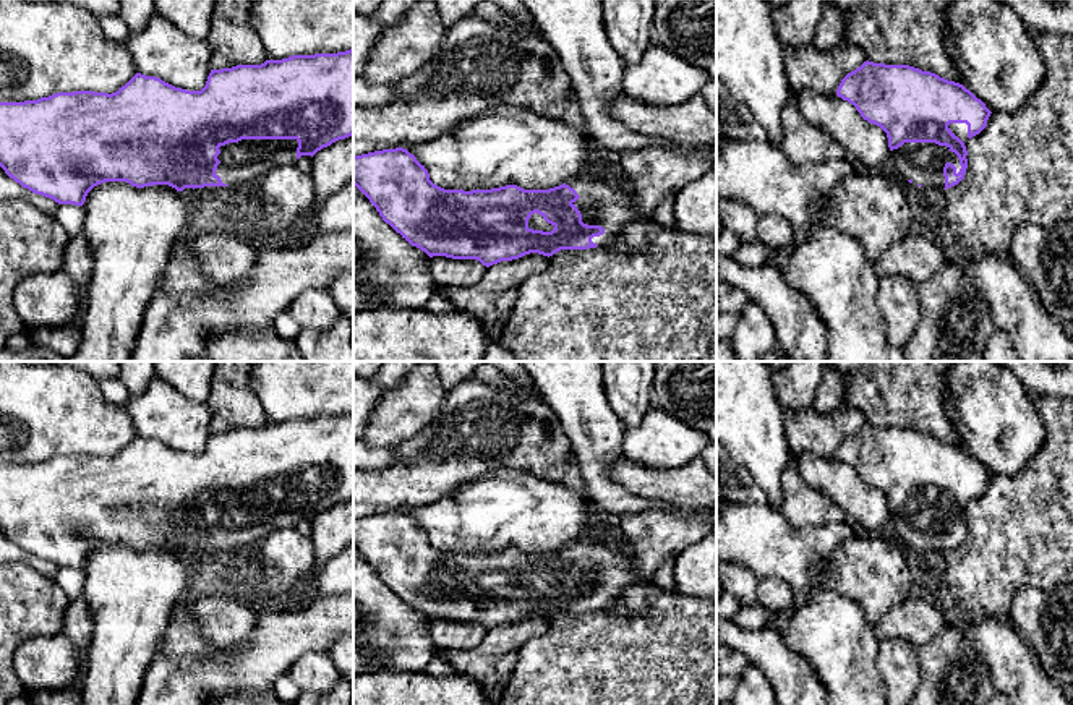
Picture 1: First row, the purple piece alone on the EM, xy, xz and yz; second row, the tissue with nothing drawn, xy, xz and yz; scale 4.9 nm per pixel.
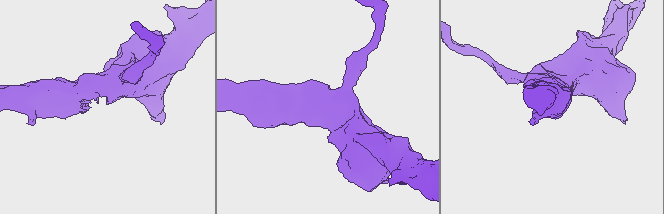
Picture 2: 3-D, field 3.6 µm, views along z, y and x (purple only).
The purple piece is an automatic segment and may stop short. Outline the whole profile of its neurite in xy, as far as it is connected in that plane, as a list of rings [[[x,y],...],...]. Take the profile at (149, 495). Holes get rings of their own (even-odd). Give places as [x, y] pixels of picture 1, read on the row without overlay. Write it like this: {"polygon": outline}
{"polygon": [[[353,412],[211,433],[201,454],[136,436],[112,457],[75,454],[37,464],[0,465],[0,530],[23,551],[75,569],[83,569],[88,556],[105,545],[126,545],[136,551],[169,548],[183,554],[263,543],[274,532],[295,528],[301,519],[313,520],[348,499],[353,499]]]}

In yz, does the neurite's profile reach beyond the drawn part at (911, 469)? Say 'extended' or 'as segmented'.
extended

